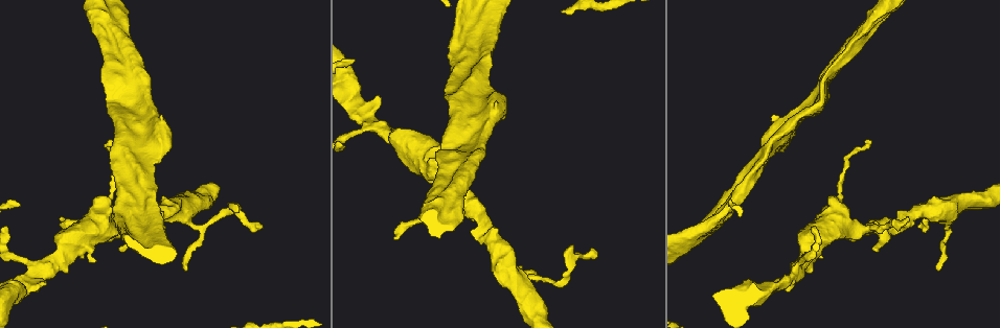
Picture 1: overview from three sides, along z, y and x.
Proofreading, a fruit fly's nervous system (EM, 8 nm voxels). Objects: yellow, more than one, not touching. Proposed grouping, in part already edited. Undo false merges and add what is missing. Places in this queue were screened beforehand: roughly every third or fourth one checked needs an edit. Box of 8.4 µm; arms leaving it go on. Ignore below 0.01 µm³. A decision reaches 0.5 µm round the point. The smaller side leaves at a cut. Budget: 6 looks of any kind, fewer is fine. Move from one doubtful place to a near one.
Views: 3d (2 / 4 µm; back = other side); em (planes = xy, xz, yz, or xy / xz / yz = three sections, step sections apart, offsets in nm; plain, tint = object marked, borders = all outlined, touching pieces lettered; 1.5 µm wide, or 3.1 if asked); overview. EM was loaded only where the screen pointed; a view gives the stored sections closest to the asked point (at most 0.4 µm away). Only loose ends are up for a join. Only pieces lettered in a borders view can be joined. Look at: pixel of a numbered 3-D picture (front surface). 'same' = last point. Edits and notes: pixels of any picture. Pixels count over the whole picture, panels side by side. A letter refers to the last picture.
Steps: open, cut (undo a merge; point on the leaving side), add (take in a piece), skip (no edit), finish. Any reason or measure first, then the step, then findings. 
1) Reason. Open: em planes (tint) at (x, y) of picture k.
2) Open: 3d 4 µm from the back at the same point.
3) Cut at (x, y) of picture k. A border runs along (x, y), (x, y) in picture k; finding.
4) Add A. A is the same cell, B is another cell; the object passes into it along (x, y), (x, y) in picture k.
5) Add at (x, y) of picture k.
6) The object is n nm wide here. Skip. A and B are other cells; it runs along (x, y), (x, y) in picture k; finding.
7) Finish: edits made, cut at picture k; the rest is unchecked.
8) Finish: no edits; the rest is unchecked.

Branch stops here. Open: 3d 4 µm at (874, 251) of picture 1.

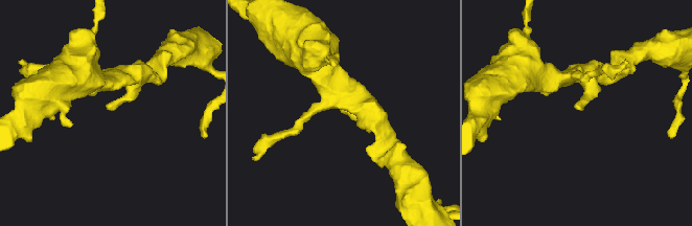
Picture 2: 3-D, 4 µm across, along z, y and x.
Now the EM. Open: em xz step 4 (borders) at (577, 109) of picture 2.

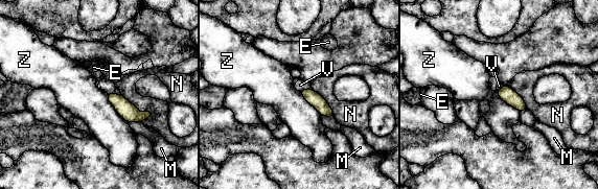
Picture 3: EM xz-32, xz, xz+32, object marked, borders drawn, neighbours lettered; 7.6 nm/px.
Skip. E, M, N, V and Z are other cells; a border runs along (122, 95), (153, 115) in picture 3; no lettered piece goes on from it.

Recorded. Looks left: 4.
An open end. Open: 3d 4 µm from the back at (866, 139) of picture 1.

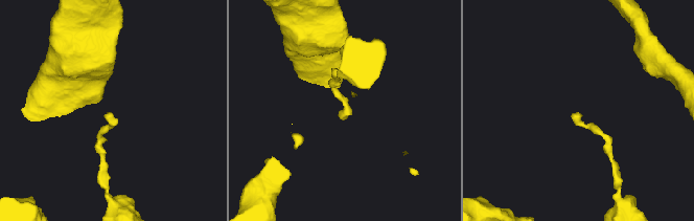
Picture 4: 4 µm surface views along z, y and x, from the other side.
Open: em planes (borders) at (345, 112) of picture 4.

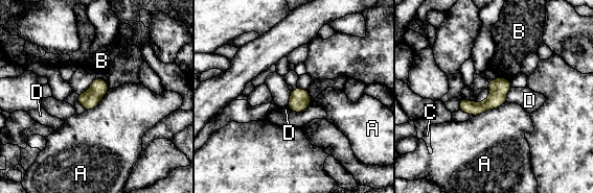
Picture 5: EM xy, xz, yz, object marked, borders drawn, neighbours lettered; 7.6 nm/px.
The object is 140 nm wide here. Skip. A, B, C and D are other cells; it runs along (507, 82), (483, 106), (461, 107) in picture 5; none of them fits.

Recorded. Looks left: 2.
Open: em xz step 4 (borders) at (723, 214) of picture 1.

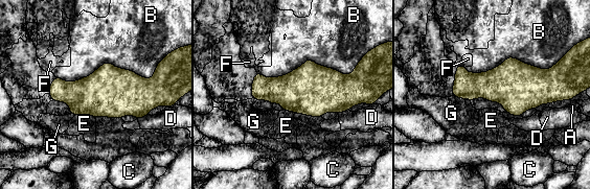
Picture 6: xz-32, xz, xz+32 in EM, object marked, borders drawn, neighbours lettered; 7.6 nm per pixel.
The longest contact is with B, 800 nm. Skip. A, B, C, D, E, F and G are other cells; all the same cell.

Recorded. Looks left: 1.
Finish: no edits; the rest is unchecked.

